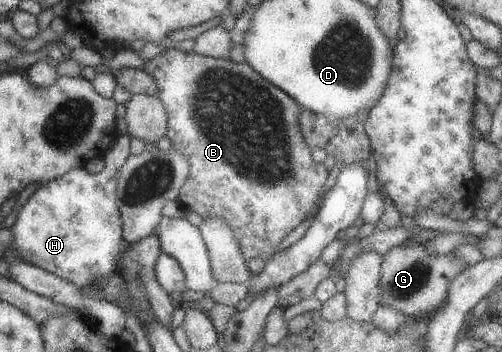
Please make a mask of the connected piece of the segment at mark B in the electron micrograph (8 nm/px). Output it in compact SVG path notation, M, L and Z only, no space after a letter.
M169 46L164 52L157 54L155 58L147 59L142 68L155 79L158 88L157 97L163 103L168 116L166 135L169 136L172 147L177 153L185 156L190 166L187 178L180 188L178 200L186 210L197 213L202 219L208 219L209 217L225 219L233 231L234 239L237 241L240 253L247 264L257 257L266 262L277 253L277 248L279 248L283 238L294 228L297 228L315 210L316 202L322 196L323 184L325 184L328 177L327 168L323 163L313 162L311 158L312 148L305 142L298 123L298 114L302 107L296 100L293 100L292 96L268 83L245 62L235 63L229 58L218 59L187 52L189 50L182 52L180 49L175 49L174 46Z

